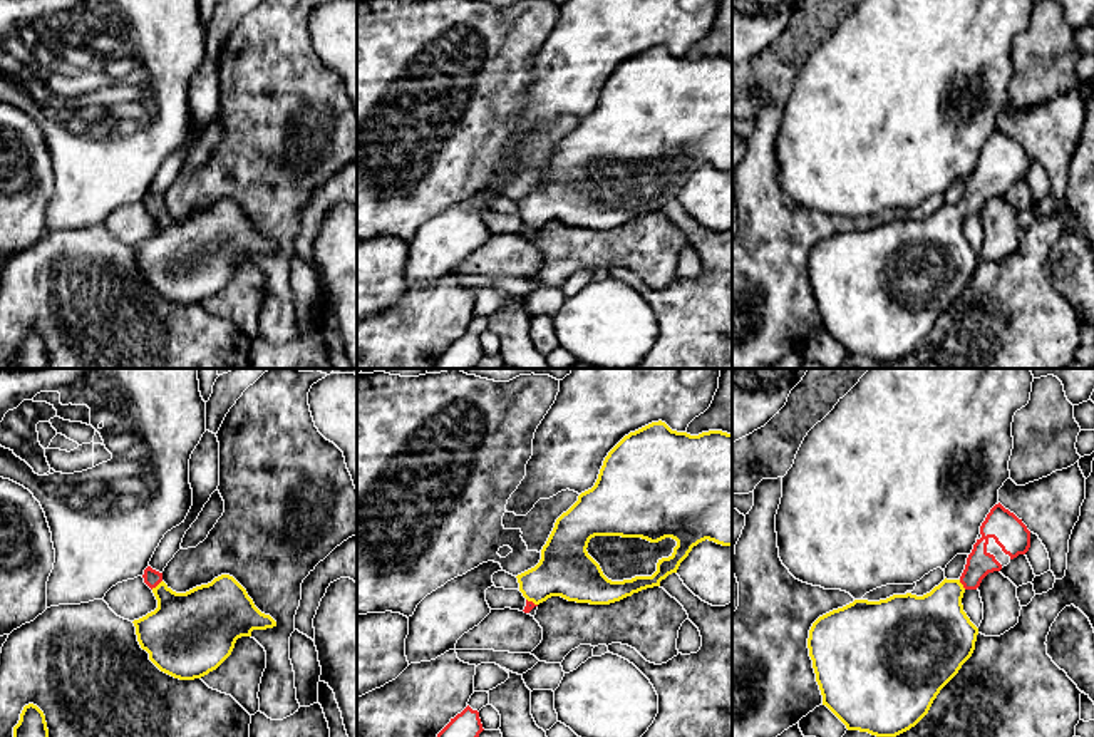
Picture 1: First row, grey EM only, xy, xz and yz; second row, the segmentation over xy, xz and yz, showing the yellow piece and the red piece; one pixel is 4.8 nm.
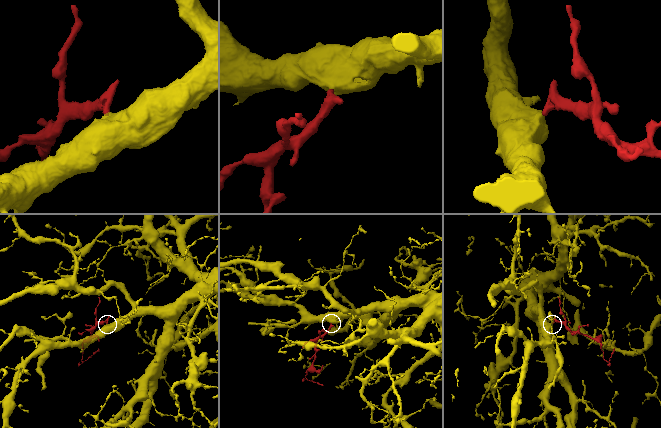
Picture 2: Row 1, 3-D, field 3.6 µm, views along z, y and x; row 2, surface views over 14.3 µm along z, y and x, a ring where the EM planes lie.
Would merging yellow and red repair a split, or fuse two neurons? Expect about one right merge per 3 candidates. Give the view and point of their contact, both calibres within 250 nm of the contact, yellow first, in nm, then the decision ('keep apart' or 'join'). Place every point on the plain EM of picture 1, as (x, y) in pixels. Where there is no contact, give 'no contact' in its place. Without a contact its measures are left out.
contact xy (158, 210); calibres 360 and 80 nm; join

